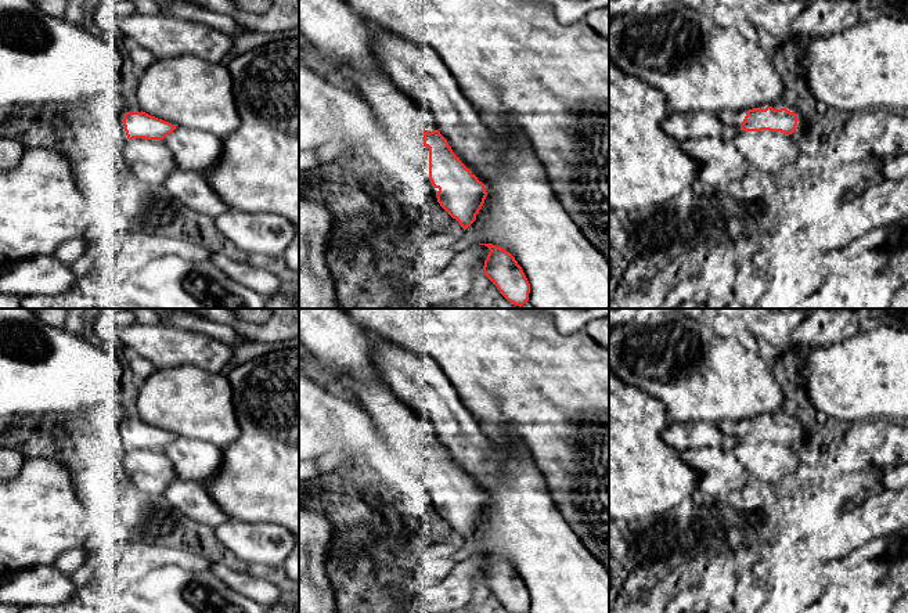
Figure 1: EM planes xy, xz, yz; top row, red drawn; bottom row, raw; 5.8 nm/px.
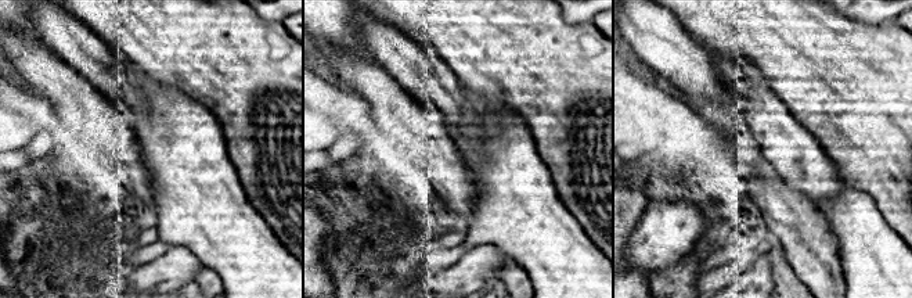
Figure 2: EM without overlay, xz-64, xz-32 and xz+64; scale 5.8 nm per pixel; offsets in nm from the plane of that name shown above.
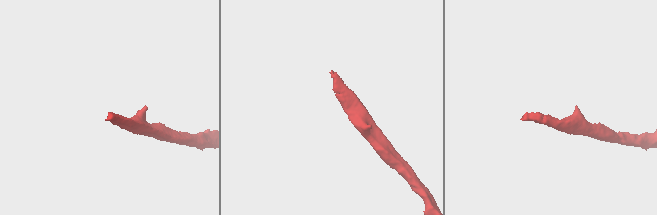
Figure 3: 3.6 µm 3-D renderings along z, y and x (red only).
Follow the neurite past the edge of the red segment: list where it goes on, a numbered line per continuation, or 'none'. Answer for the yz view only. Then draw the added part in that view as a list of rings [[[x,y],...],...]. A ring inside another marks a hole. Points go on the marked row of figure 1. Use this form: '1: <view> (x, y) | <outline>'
1: yz (734, 119) | [[[742,109],[738,112],[721,113],[720,118],[727,126],[739,130],[746,113],[747,113],[747,109]]]

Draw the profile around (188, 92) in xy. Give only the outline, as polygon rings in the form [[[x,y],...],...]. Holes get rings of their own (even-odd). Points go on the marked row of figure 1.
[[[191,54],[156,58],[138,76],[134,102],[176,127],[208,131],[221,140],[241,125],[227,64]]]

